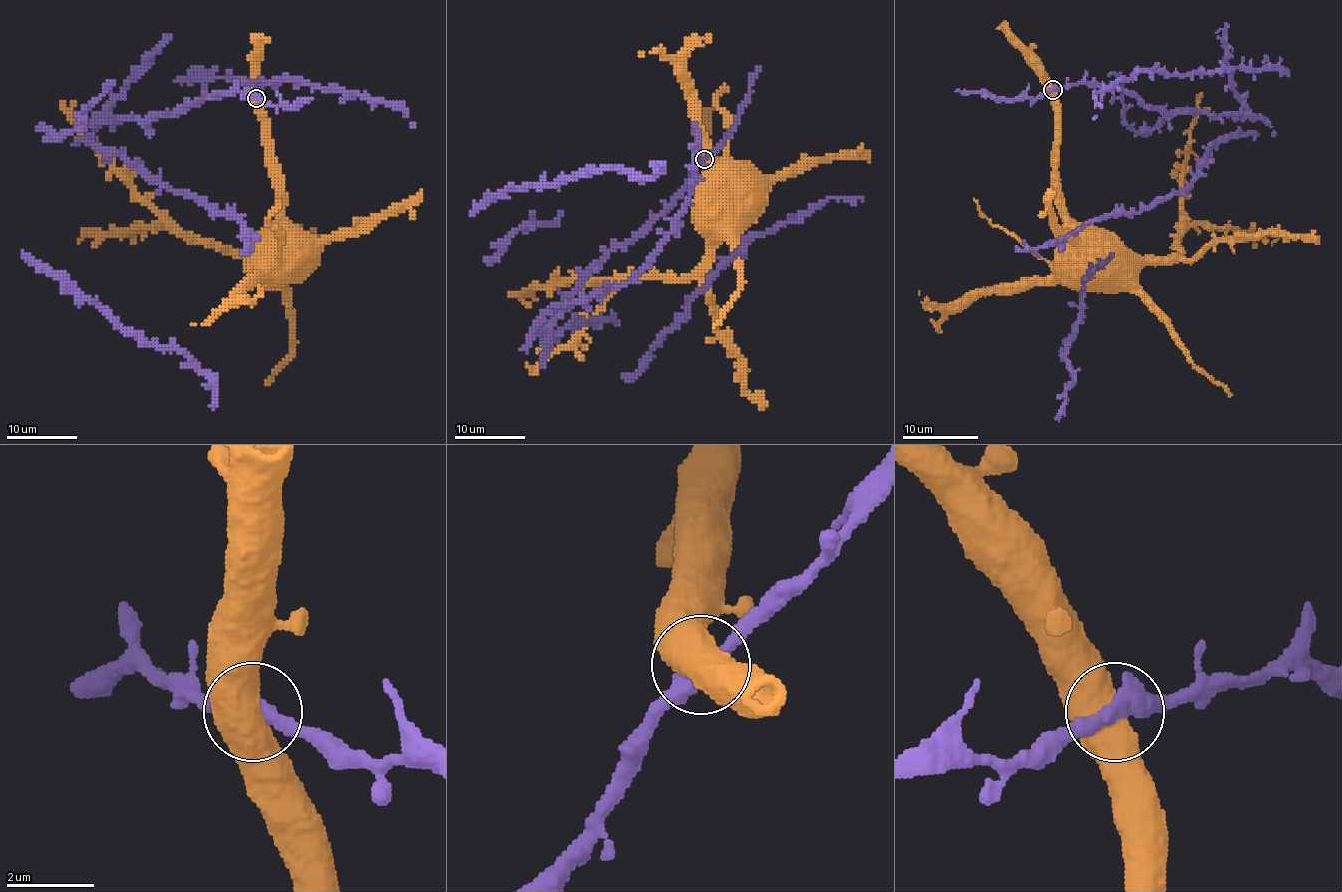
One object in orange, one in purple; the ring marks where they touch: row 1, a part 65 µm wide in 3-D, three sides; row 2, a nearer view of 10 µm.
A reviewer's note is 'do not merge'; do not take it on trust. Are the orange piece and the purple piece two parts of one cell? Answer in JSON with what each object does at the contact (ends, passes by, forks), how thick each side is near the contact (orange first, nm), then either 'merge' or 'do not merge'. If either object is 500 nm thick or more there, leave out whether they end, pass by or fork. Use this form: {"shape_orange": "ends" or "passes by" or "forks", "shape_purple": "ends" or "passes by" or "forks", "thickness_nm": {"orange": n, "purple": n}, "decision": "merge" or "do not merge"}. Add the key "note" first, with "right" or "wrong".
{"note": "right", "thickness_nm": {"orange": 800, "purple": 420}, "decision": "do not merge"}

